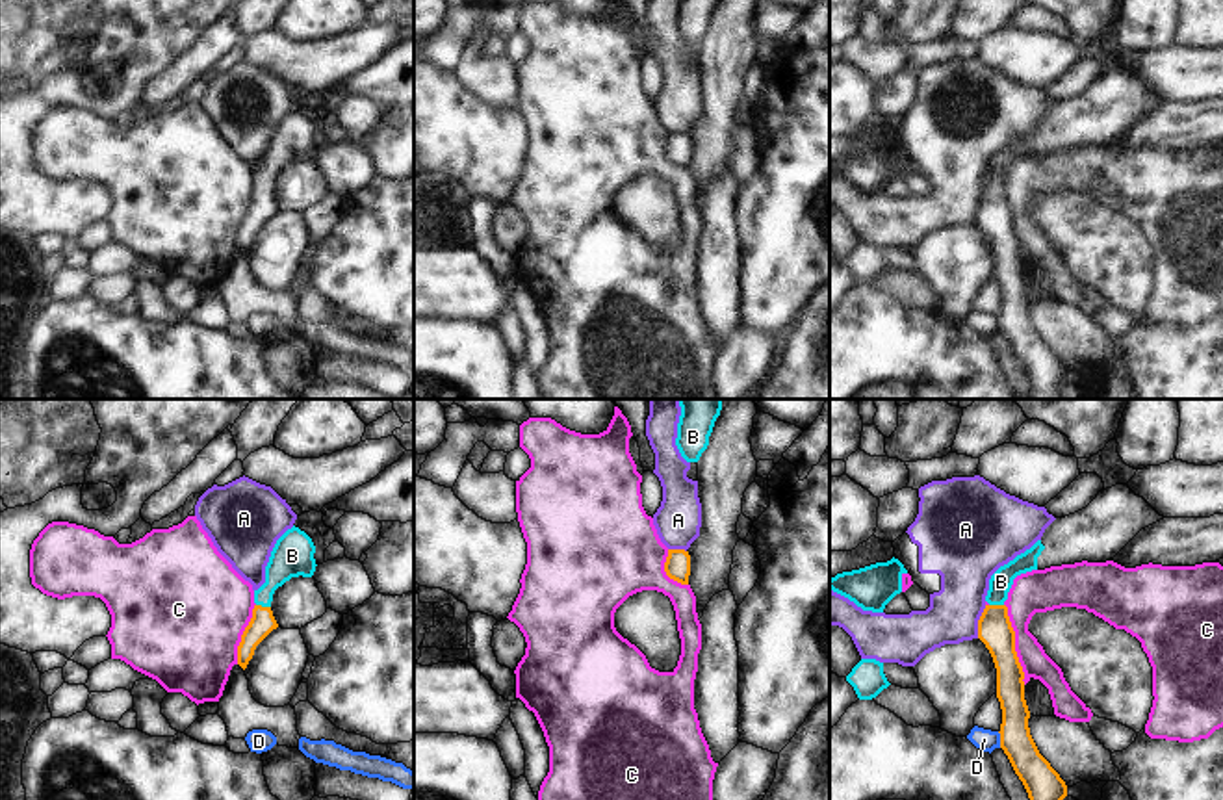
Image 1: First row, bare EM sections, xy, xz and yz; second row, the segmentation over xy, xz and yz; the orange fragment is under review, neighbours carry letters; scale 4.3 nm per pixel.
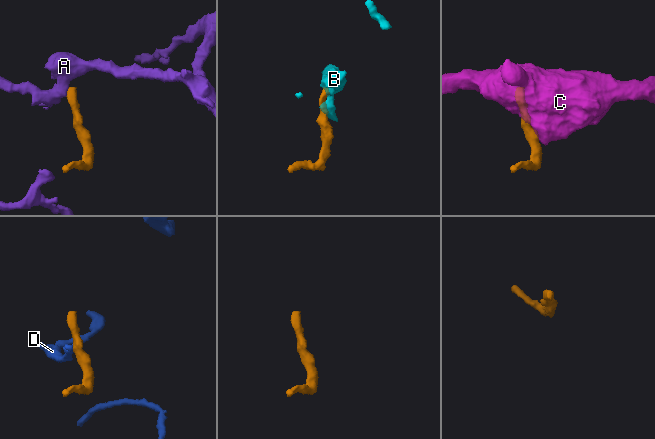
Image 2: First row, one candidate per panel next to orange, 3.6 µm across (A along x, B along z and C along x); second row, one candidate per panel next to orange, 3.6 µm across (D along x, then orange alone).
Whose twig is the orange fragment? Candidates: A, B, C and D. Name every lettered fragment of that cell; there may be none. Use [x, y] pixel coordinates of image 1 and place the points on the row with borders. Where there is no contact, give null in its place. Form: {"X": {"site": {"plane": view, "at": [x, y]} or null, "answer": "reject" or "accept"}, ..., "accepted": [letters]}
{"A": {"site": {"plane": "yz", "at": [978, 622]}, "answer": "reject"}, "B": {"site": {"plane": "xy", "at": [264, 607]}, "answer": "accept"}, "C": {"site": {"plane": "yz", "at": [1014, 645]}, "answer": "reject"}, "D": {"site": {"plane": "yz", "at": [1001, 739]}, "answer": "reject"}, "accepted": ["B"]}

